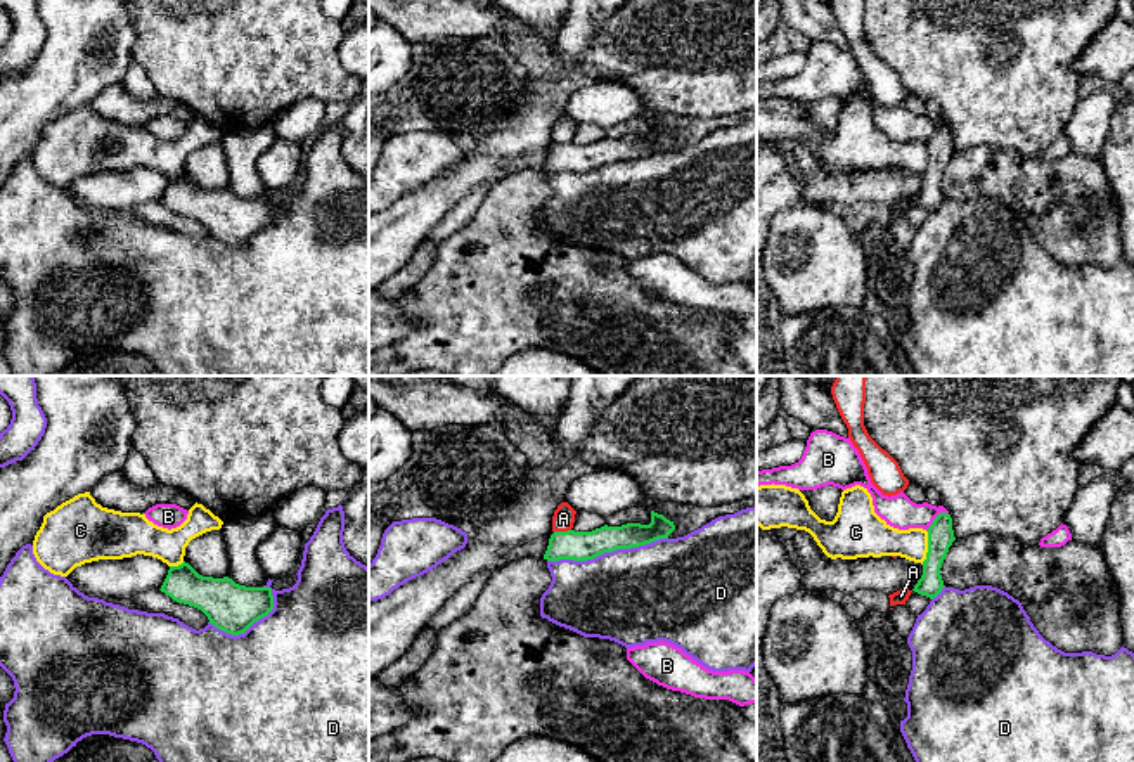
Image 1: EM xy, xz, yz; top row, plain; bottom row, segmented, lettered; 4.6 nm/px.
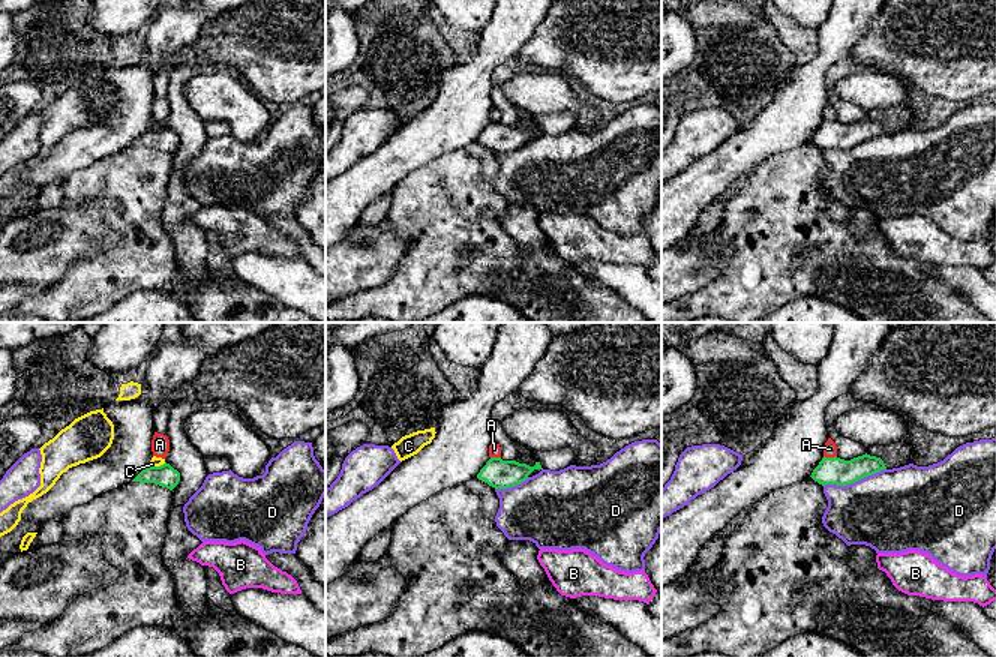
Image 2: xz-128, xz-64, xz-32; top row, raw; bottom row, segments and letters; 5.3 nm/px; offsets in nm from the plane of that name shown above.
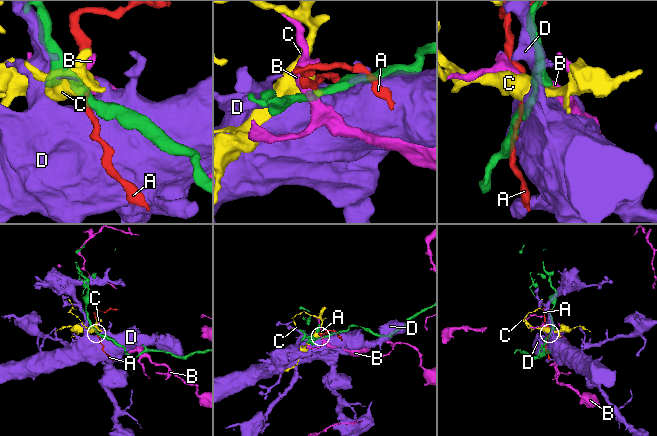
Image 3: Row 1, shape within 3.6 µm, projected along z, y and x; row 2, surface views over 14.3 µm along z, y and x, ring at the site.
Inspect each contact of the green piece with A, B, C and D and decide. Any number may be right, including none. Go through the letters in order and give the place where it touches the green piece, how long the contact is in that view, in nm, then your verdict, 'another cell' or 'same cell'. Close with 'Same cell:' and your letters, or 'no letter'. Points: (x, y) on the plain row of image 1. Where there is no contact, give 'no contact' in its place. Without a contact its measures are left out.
A: meets green in xz at (561, 144); contact 80 nm long; another cell
B: meets green in yz at (935, 130); contact 130 nm long; another cell
C: meets green in yz at (928, 160); contact 160 nm long; another cell
D: meets green in xz at (606, 163); contact 550 nm long; another cell
Same cell: no letter

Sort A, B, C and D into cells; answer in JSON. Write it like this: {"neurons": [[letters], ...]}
{"neurons": [["A"], ["B"], ["C"], ["D"]]}

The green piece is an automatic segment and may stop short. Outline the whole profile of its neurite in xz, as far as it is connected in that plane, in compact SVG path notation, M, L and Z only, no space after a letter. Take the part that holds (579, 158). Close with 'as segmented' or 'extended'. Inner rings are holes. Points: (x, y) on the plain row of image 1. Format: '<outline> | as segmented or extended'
M651 123L649 137L627 135L622 139L604 137L592 144L554 144L549 151L544 171L587 173L616 161L630 161L651 156L660 151L668 151L673 142L673 133L667 132L663 126Z | as segmented

